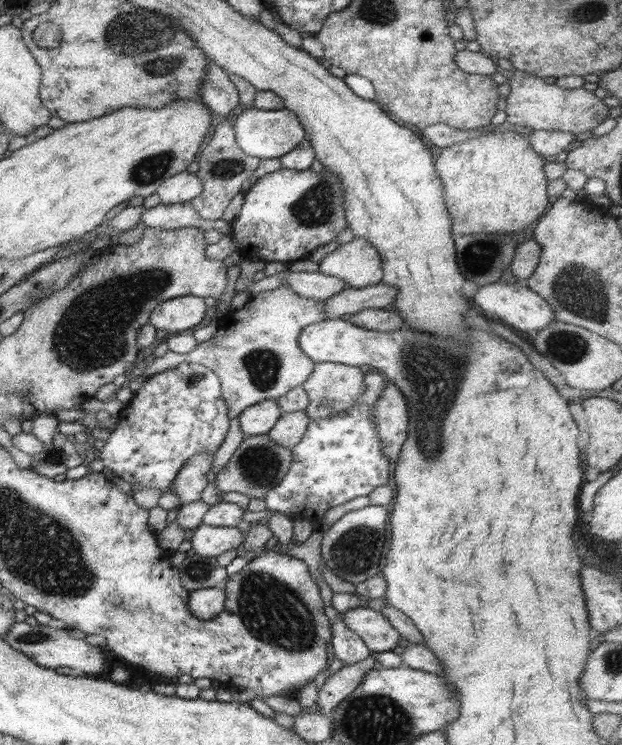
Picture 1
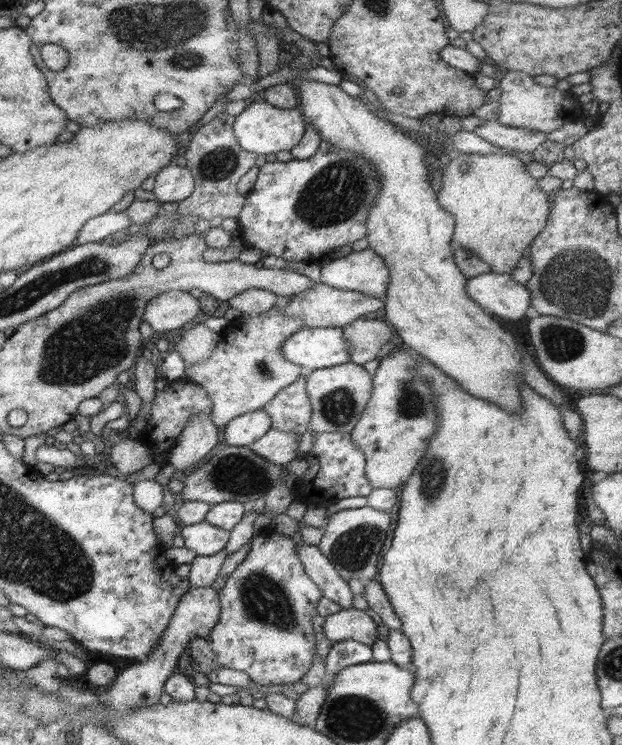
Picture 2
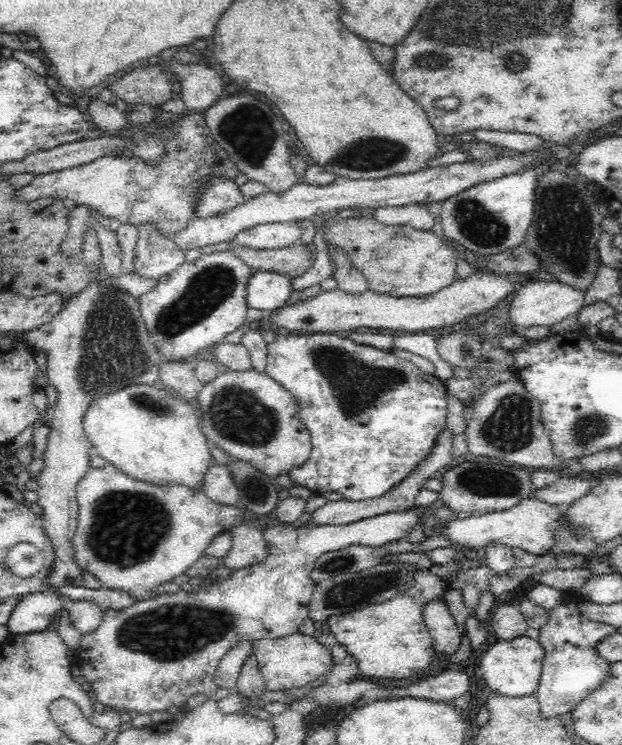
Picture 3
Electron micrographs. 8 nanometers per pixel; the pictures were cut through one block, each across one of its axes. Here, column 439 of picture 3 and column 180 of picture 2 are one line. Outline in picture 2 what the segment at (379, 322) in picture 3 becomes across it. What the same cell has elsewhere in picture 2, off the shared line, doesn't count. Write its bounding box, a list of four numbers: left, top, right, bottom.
[142,290,197,333]

